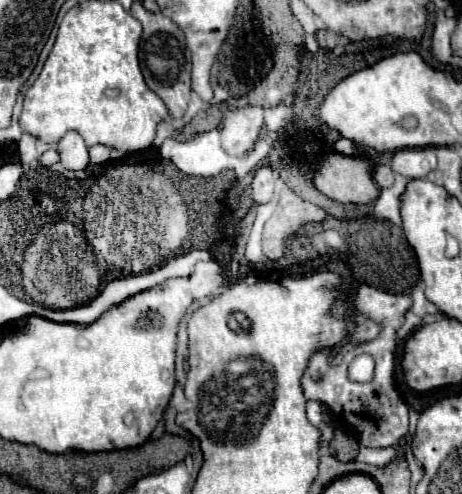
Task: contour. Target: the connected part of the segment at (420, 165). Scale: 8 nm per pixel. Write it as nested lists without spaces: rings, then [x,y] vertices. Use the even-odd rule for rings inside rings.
[[[432,147],[400,149],[392,157],[392,169],[408,179],[422,179],[436,169],[436,153]]]

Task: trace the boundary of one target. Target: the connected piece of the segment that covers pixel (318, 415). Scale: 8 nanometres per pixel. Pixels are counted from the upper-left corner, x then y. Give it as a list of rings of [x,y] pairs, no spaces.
[[[308,401],[306,413],[308,413],[308,419],[310,419],[316,427],[322,427],[322,425],[324,425],[324,405],[322,405],[322,403],[318,403],[318,401]]]

